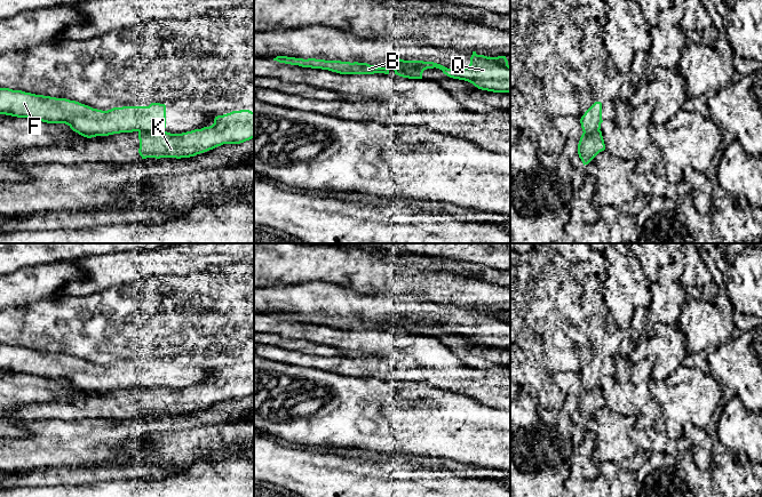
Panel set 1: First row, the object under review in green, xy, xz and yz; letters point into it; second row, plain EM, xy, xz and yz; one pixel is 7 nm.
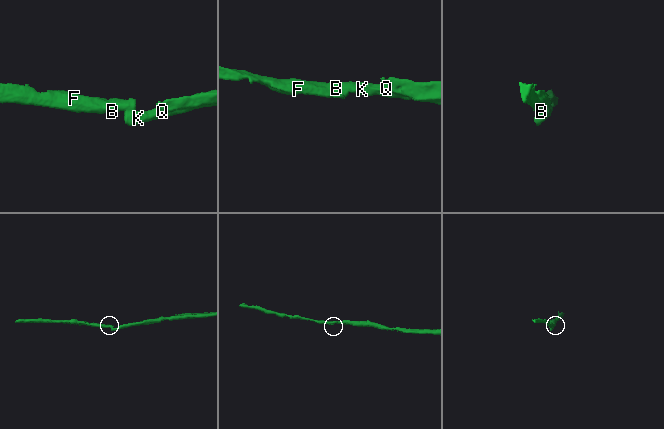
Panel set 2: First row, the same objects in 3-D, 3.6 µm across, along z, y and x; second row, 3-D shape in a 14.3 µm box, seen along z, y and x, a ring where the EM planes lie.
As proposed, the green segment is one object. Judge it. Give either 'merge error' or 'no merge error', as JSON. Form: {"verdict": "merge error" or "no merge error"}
{"verdict": "merge error"}

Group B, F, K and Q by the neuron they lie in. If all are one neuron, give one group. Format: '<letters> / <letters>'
B F / K Q

